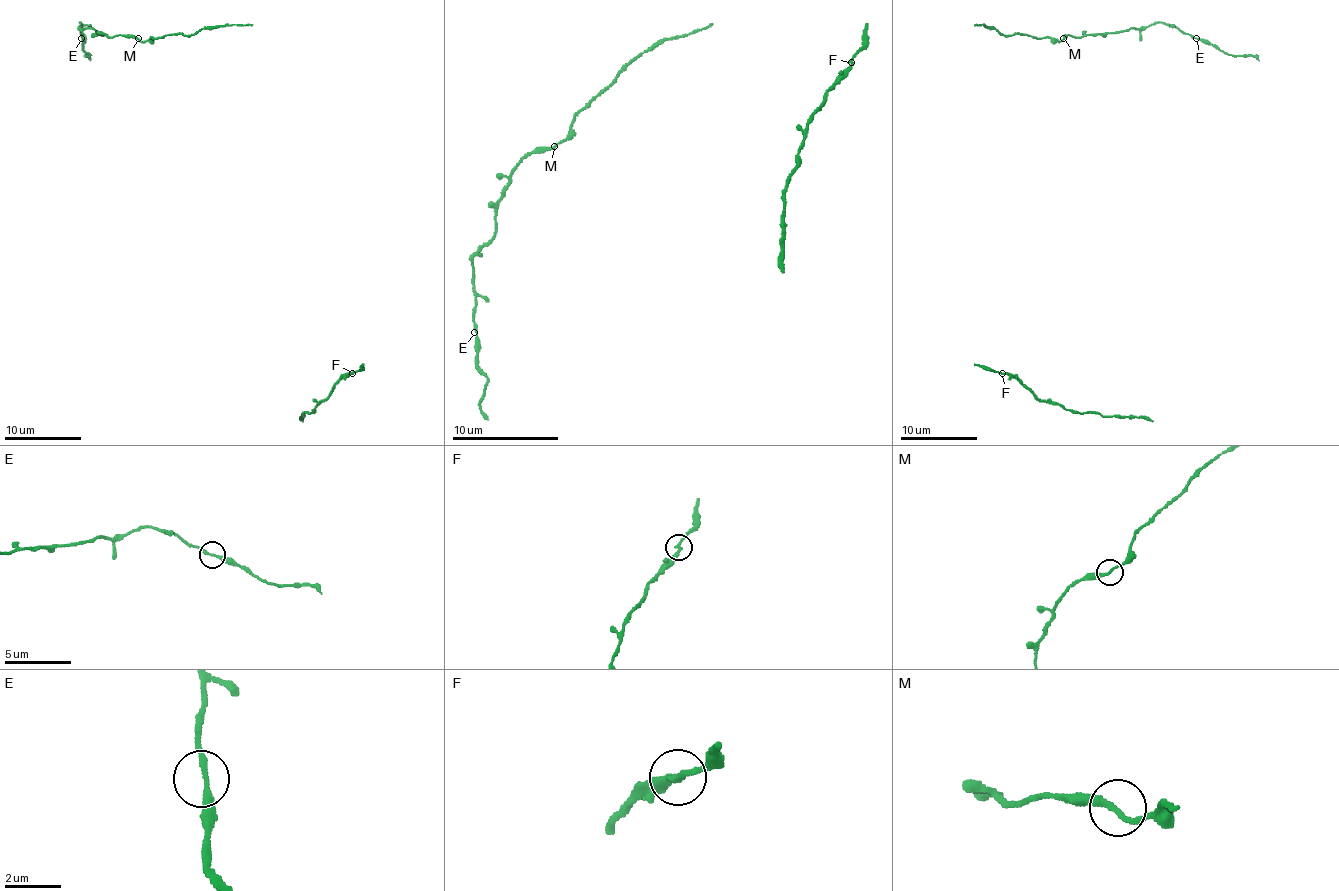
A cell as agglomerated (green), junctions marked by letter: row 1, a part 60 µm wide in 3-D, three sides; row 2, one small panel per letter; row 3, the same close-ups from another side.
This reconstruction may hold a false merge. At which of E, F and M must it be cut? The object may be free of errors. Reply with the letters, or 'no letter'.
no letter

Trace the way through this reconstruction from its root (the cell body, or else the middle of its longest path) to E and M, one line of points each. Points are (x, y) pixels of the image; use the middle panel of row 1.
E: (714, 24), (653, 43), (575, 117), (560, 144), (530, 152), (512, 173), (493, 237), (472, 258), (474, 332)
M: (714, 24), (653, 43), (575, 117), (570, 125), (570, 133), (554, 146)

